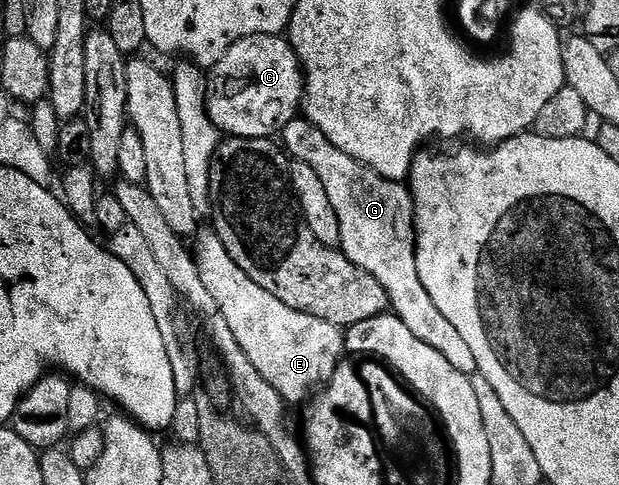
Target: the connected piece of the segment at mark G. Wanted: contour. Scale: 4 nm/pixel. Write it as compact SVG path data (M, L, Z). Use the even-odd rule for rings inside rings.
M296 118L284 126L281 144L292 161L300 160L313 166L321 177L329 193L329 203L337 210L337 222L341 222L341 250L349 262L361 266L361 270L373 274L373 278L385 286L390 311L405 322L421 342L433 346L453 370L468 378L476 375L473 350L469 350L461 334L457 334L449 318L433 306L429 290L421 286L415 253L415 201L411 199L410 187L398 180L381 178L381 174L369 166L333 146L333 142L306 118Z

